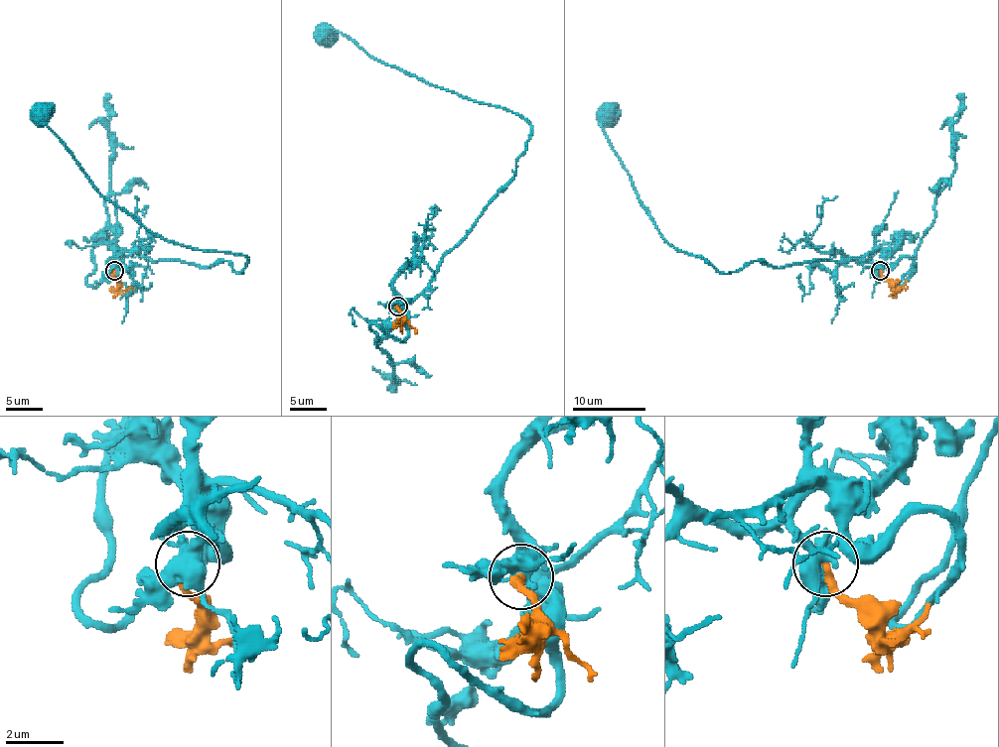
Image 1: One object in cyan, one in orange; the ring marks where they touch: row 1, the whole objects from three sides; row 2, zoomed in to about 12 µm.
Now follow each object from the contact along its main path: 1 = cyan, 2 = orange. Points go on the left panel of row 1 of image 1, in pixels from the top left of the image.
1: (115, 270), (126, 250), (203, 268), (226, 261), (239, 274), (247, 257), (153, 235), (102, 194), (36, 114)
2: (115, 270), (115, 279), (122, 290), (131, 287)

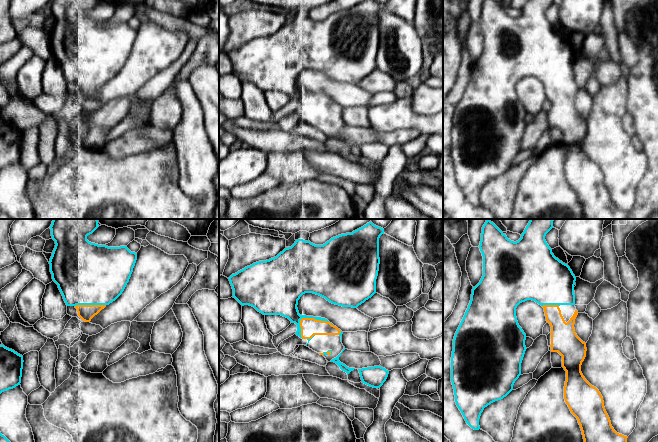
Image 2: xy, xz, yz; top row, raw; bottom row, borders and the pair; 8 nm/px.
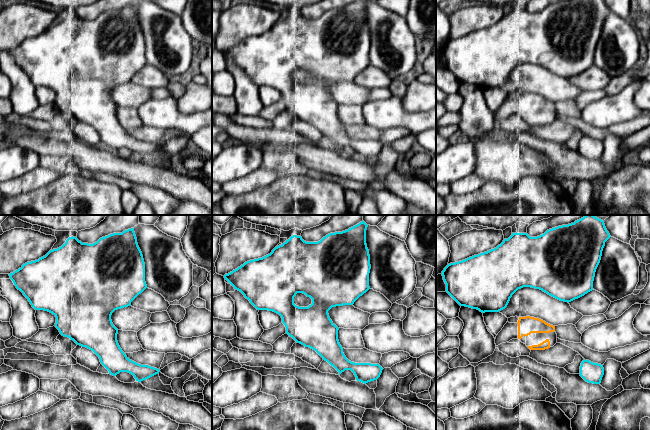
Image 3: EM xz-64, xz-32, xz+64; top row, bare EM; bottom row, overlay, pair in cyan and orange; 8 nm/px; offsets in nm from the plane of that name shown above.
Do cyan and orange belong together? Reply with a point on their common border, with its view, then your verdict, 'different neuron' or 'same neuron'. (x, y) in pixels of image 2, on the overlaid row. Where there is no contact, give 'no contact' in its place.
xz (306, 317) | same neuron

